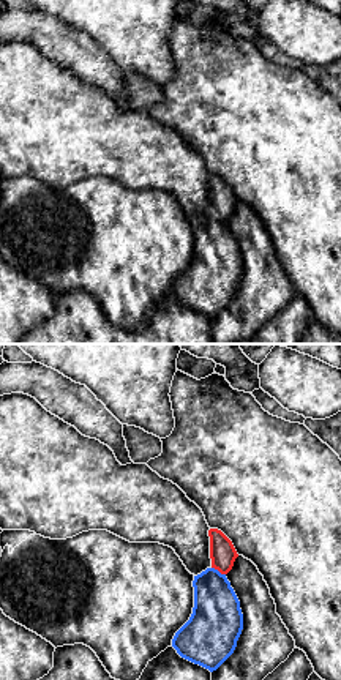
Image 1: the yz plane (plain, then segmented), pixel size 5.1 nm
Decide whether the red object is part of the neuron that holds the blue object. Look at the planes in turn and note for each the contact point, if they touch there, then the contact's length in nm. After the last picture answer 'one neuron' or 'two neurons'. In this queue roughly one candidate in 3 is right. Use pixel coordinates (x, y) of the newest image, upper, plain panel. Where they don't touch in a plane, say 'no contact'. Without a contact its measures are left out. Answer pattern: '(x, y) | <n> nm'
(217, 216) | 80 nm

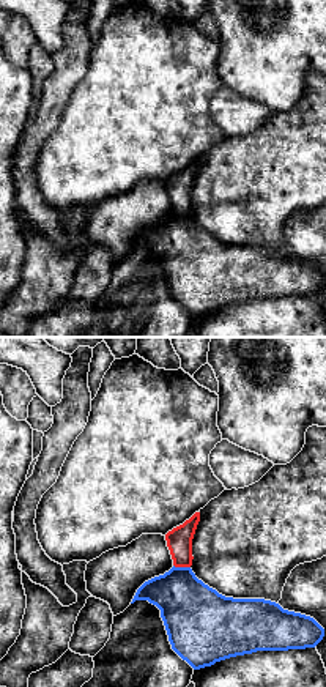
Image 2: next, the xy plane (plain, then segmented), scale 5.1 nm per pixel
(181, 215) | 90 nm

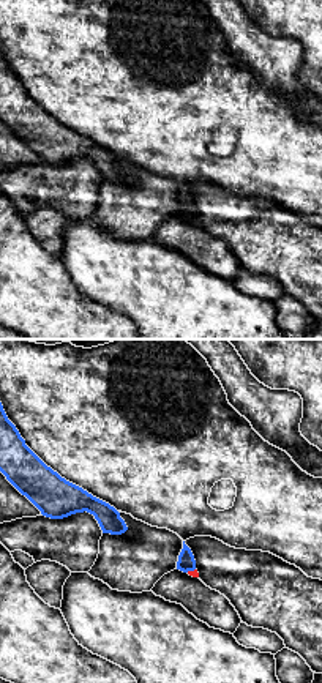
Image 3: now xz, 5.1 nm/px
(190, 216) | 50 nm

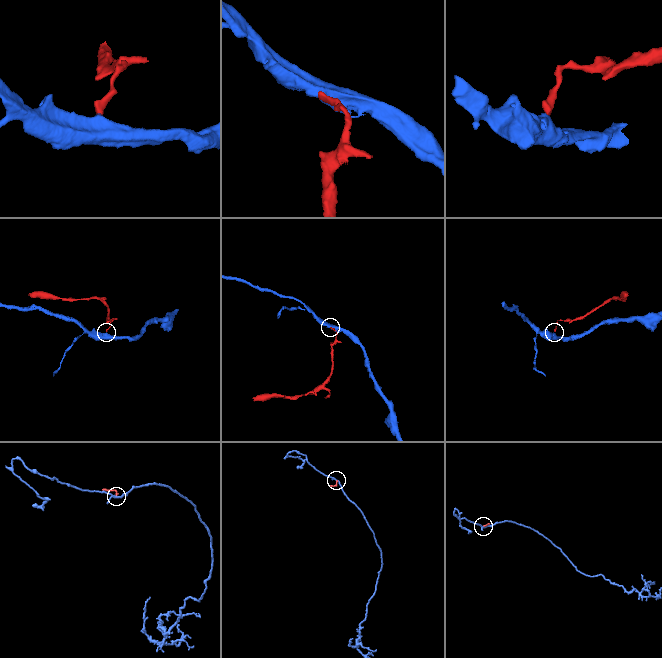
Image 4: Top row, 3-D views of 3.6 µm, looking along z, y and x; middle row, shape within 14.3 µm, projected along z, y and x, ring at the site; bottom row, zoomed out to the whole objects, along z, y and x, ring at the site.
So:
two neurons

